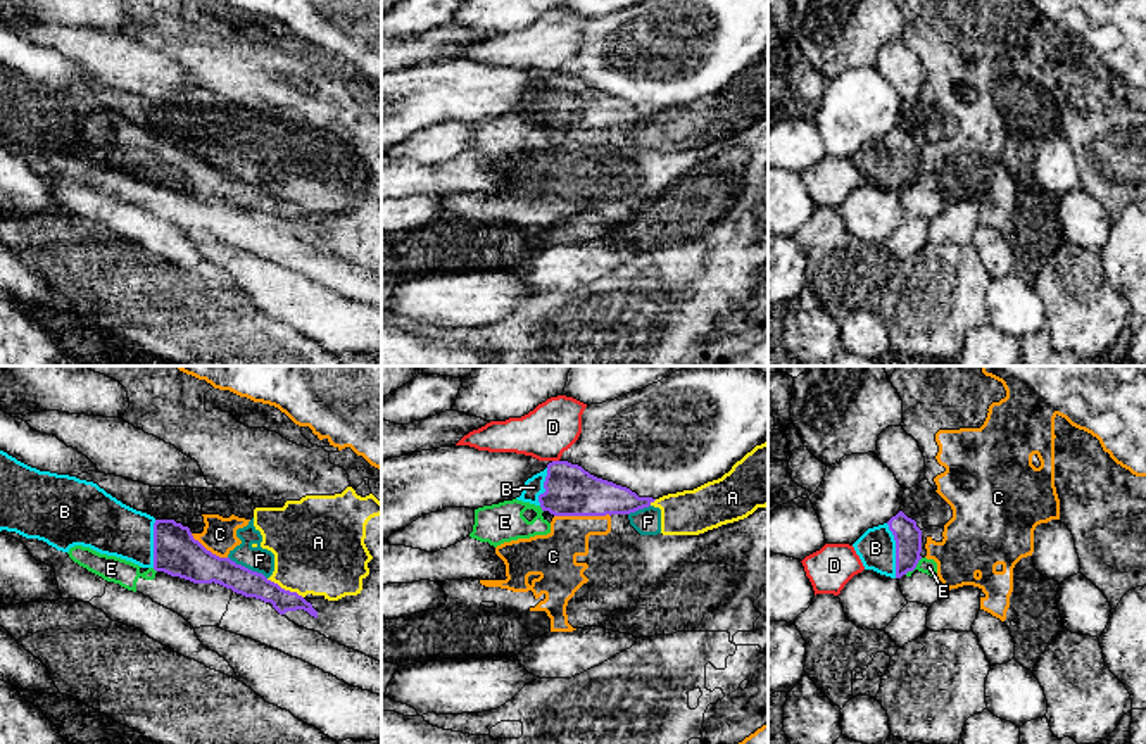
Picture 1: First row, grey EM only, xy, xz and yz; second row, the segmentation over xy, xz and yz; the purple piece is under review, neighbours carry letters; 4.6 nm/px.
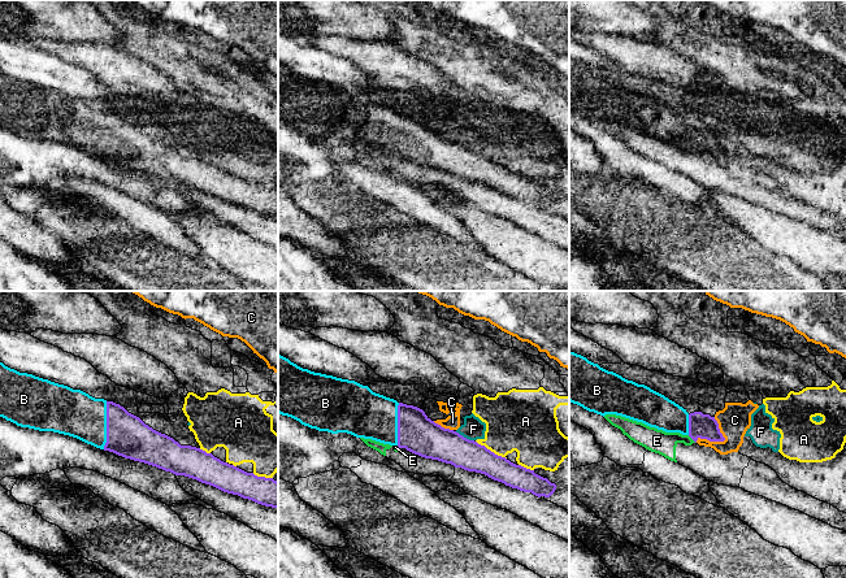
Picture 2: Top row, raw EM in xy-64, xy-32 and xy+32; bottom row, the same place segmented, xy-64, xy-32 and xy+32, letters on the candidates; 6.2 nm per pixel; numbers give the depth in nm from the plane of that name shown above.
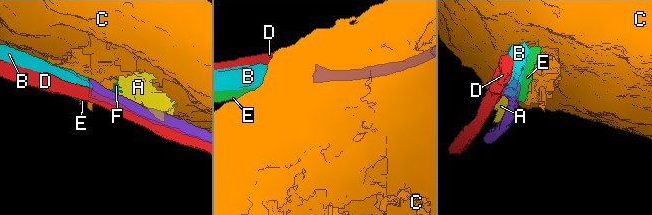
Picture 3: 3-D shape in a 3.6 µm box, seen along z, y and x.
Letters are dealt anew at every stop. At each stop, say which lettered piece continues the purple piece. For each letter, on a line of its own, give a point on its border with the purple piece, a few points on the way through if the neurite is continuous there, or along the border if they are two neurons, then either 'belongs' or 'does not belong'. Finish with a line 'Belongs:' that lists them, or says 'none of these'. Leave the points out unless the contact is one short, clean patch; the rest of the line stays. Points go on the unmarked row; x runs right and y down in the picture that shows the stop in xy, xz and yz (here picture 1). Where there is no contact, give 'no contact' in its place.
A: meets purple in xy at (283, 202); does not belong
B: meets purple in yz at (896, 164); runs through yz (908, 151), (896, 164), (875, 161); belongs
C: meets purple in xz at (582, 128); border along xz (610, 128), (554, 130); does not belong
D: meets purple in xz at (556, 75); border along xz (553, 73), (558, 75); does not belong
E: meets purple in yz at (913, 182); border along yz (922, 171), (905, 187); does not belong
F: meets purple in xy at (247, 182); border along xy (228, 170), (266, 192); does not belong
Belongs: B

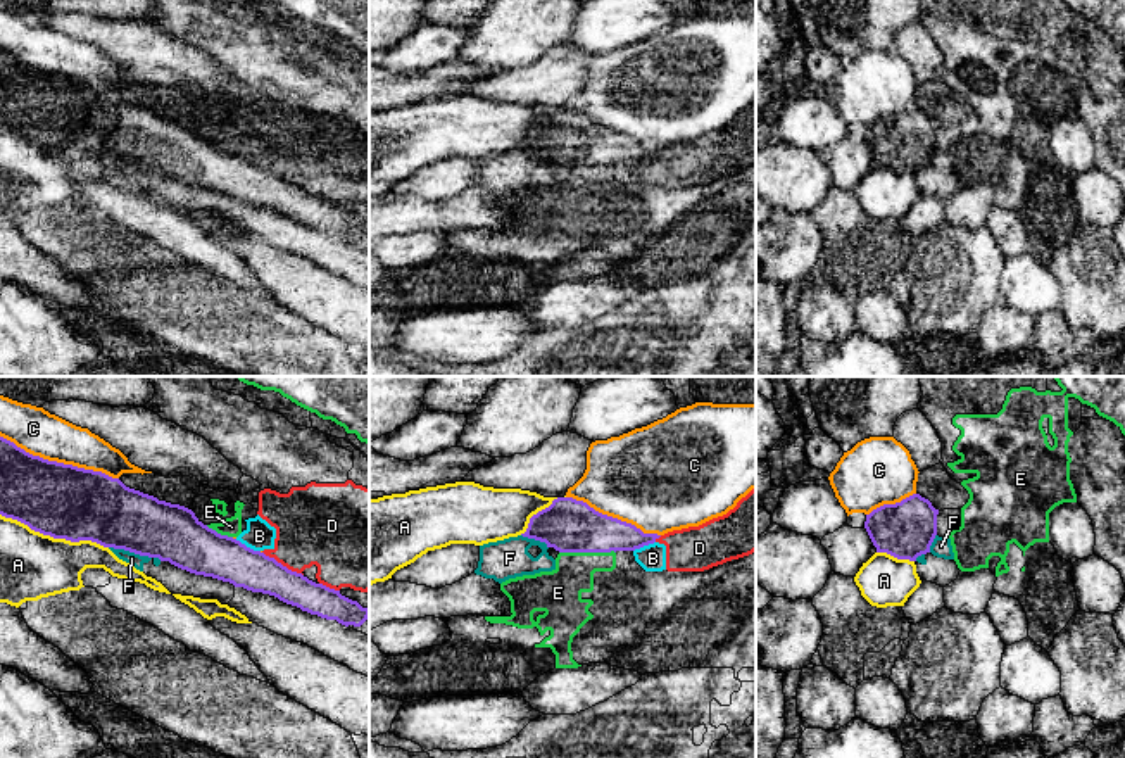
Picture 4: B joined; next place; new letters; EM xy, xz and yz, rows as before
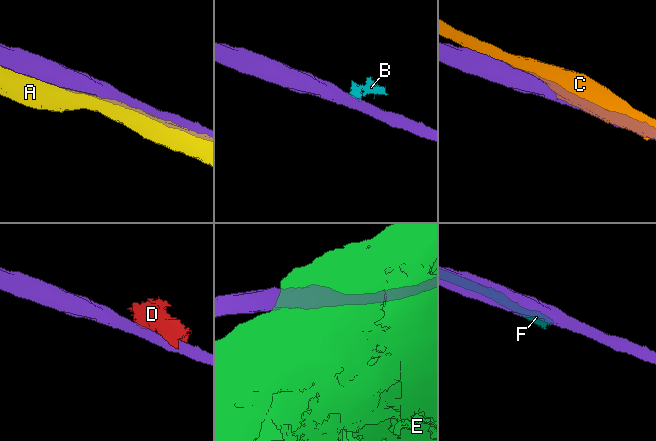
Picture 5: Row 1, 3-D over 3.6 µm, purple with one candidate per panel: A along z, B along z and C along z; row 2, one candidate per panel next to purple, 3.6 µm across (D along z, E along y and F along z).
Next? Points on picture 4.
A: meets purple in xy at (54, 151); does not belong
B: meets purple in xy at (245, 159); border along xy (235, 152), (259, 164); does not belong
C: meets purple in xy at (59, 76); does not belong
D: meets purple in xy at (282, 178); does not belong
E: meets purple in xz at (587, 164); border along xz (615, 164), (559, 166); does not belong
F: meets purple in xy at (130, 164); does not belong
Belongs: none of these

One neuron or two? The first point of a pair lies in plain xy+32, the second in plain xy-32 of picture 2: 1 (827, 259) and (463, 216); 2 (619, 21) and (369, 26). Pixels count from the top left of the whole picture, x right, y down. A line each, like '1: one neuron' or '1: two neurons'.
1: one neuron
2: one neuron

